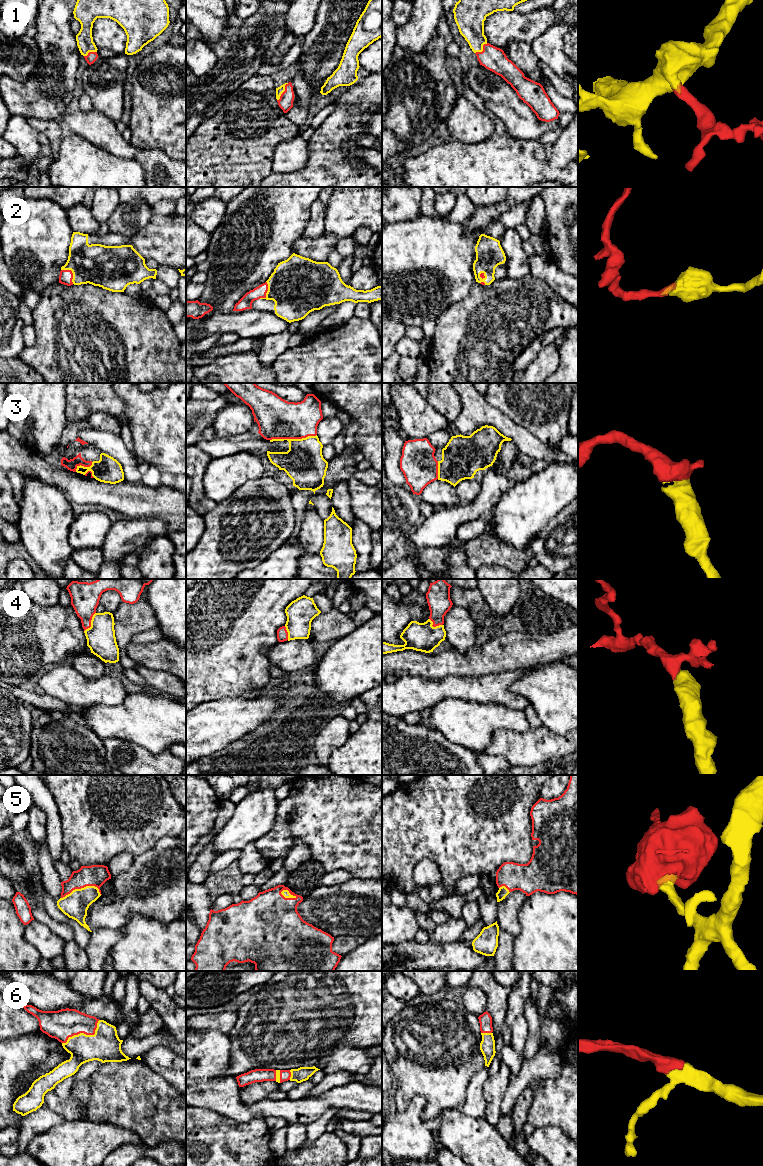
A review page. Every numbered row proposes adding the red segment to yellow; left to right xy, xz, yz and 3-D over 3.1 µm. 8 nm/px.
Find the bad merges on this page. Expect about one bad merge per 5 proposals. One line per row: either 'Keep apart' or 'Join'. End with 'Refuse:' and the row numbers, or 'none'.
1: Join
2: Join
3: Join
4: Join
5: Join
6: Join
Refuse: none

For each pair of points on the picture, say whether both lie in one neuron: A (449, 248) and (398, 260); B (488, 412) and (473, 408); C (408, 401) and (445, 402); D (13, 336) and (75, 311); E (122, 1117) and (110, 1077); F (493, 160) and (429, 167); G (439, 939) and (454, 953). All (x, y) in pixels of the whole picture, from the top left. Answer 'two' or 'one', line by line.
A: one
B: one
C: two
D: two
E: one
F: one
G: two

